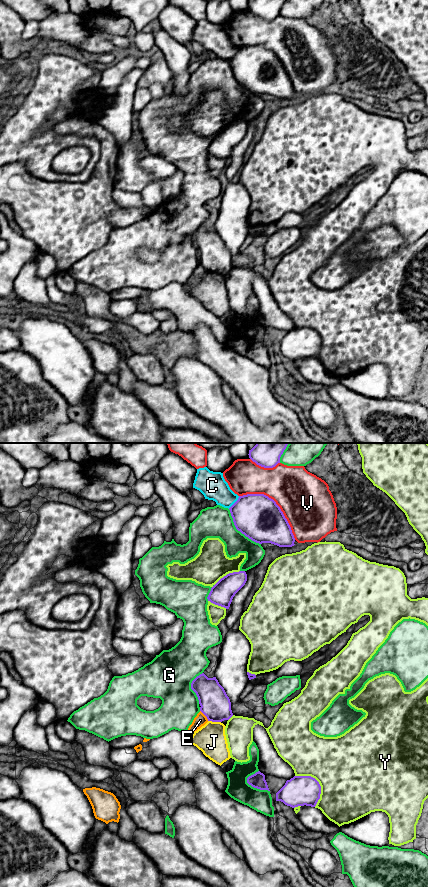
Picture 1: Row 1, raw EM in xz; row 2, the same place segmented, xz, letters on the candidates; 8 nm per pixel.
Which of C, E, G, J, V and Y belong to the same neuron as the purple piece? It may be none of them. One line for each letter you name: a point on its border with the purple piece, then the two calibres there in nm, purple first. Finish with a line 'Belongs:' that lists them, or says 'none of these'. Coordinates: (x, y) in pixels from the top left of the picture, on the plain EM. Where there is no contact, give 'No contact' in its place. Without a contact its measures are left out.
Belongs: none of these

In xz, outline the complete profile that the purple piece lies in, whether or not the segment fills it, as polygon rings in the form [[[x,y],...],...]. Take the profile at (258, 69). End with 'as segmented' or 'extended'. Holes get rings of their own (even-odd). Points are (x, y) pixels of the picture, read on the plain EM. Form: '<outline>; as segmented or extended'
[[[264,46],[239,48],[229,60],[238,83],[252,93],[279,99],[294,98],[291,79],[276,54]]]; as segmented

